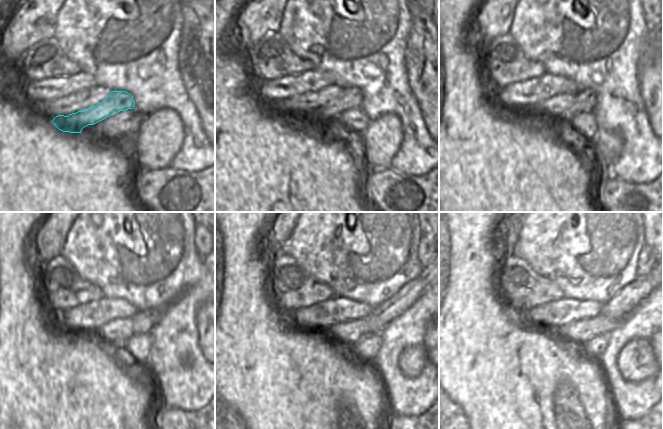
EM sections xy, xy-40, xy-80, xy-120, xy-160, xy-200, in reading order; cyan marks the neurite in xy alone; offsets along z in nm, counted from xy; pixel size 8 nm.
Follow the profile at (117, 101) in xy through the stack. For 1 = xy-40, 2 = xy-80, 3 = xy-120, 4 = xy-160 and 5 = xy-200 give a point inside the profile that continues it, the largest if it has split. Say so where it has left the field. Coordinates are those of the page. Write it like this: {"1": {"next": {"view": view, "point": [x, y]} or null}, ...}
{"1": {"next": {"view": "xy-40", "point": [351, 97]}}, "2": {"next": {"view": "xy-80", "point": [585, 101]}}, "3": {"next": {"view": "xy-120", "point": [143, 321]}}, "4": {"next": {"view": "xy-160", "point": [381, 315]}}, "5": {"next": {"view": "xy-200", "point": [631, 295]}}}

